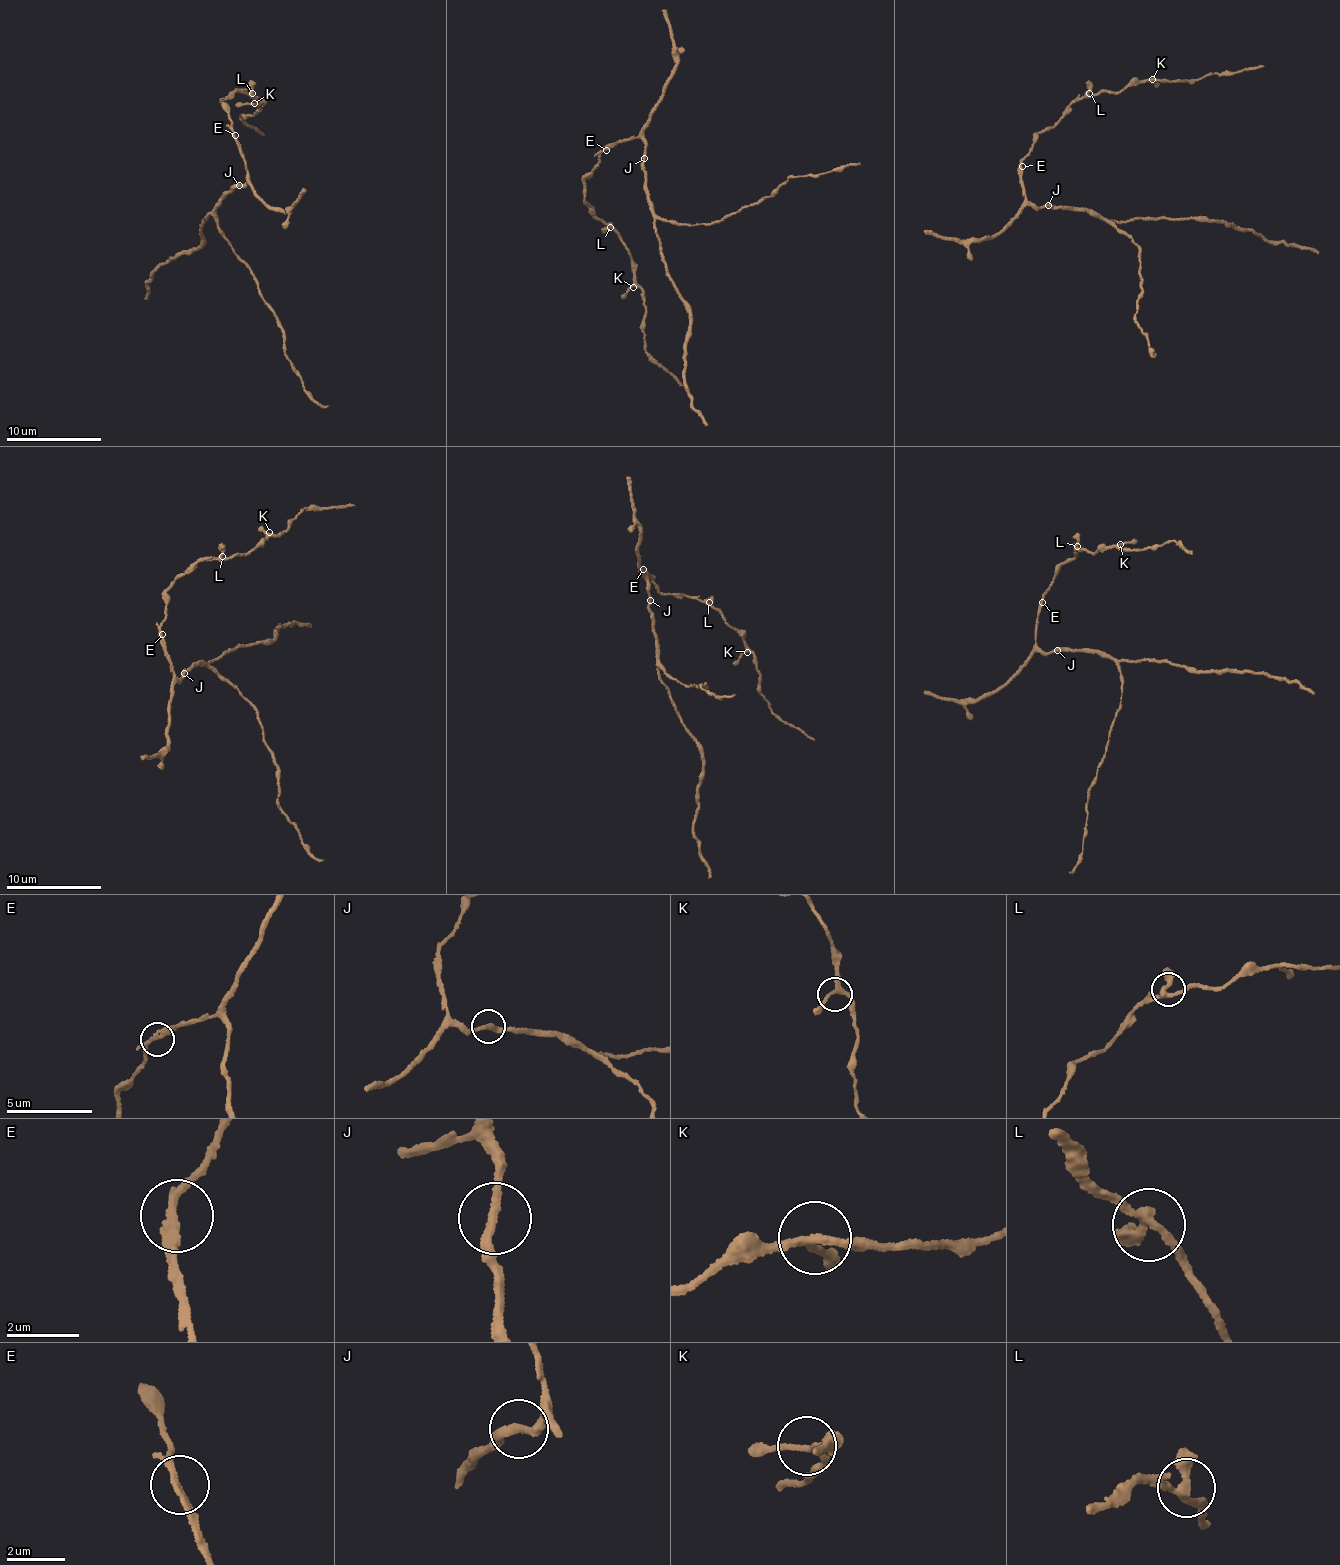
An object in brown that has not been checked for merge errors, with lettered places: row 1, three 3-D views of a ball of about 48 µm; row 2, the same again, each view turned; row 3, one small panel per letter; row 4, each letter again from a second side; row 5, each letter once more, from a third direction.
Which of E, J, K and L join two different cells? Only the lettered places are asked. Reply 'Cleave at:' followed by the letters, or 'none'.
Cleave at: none

